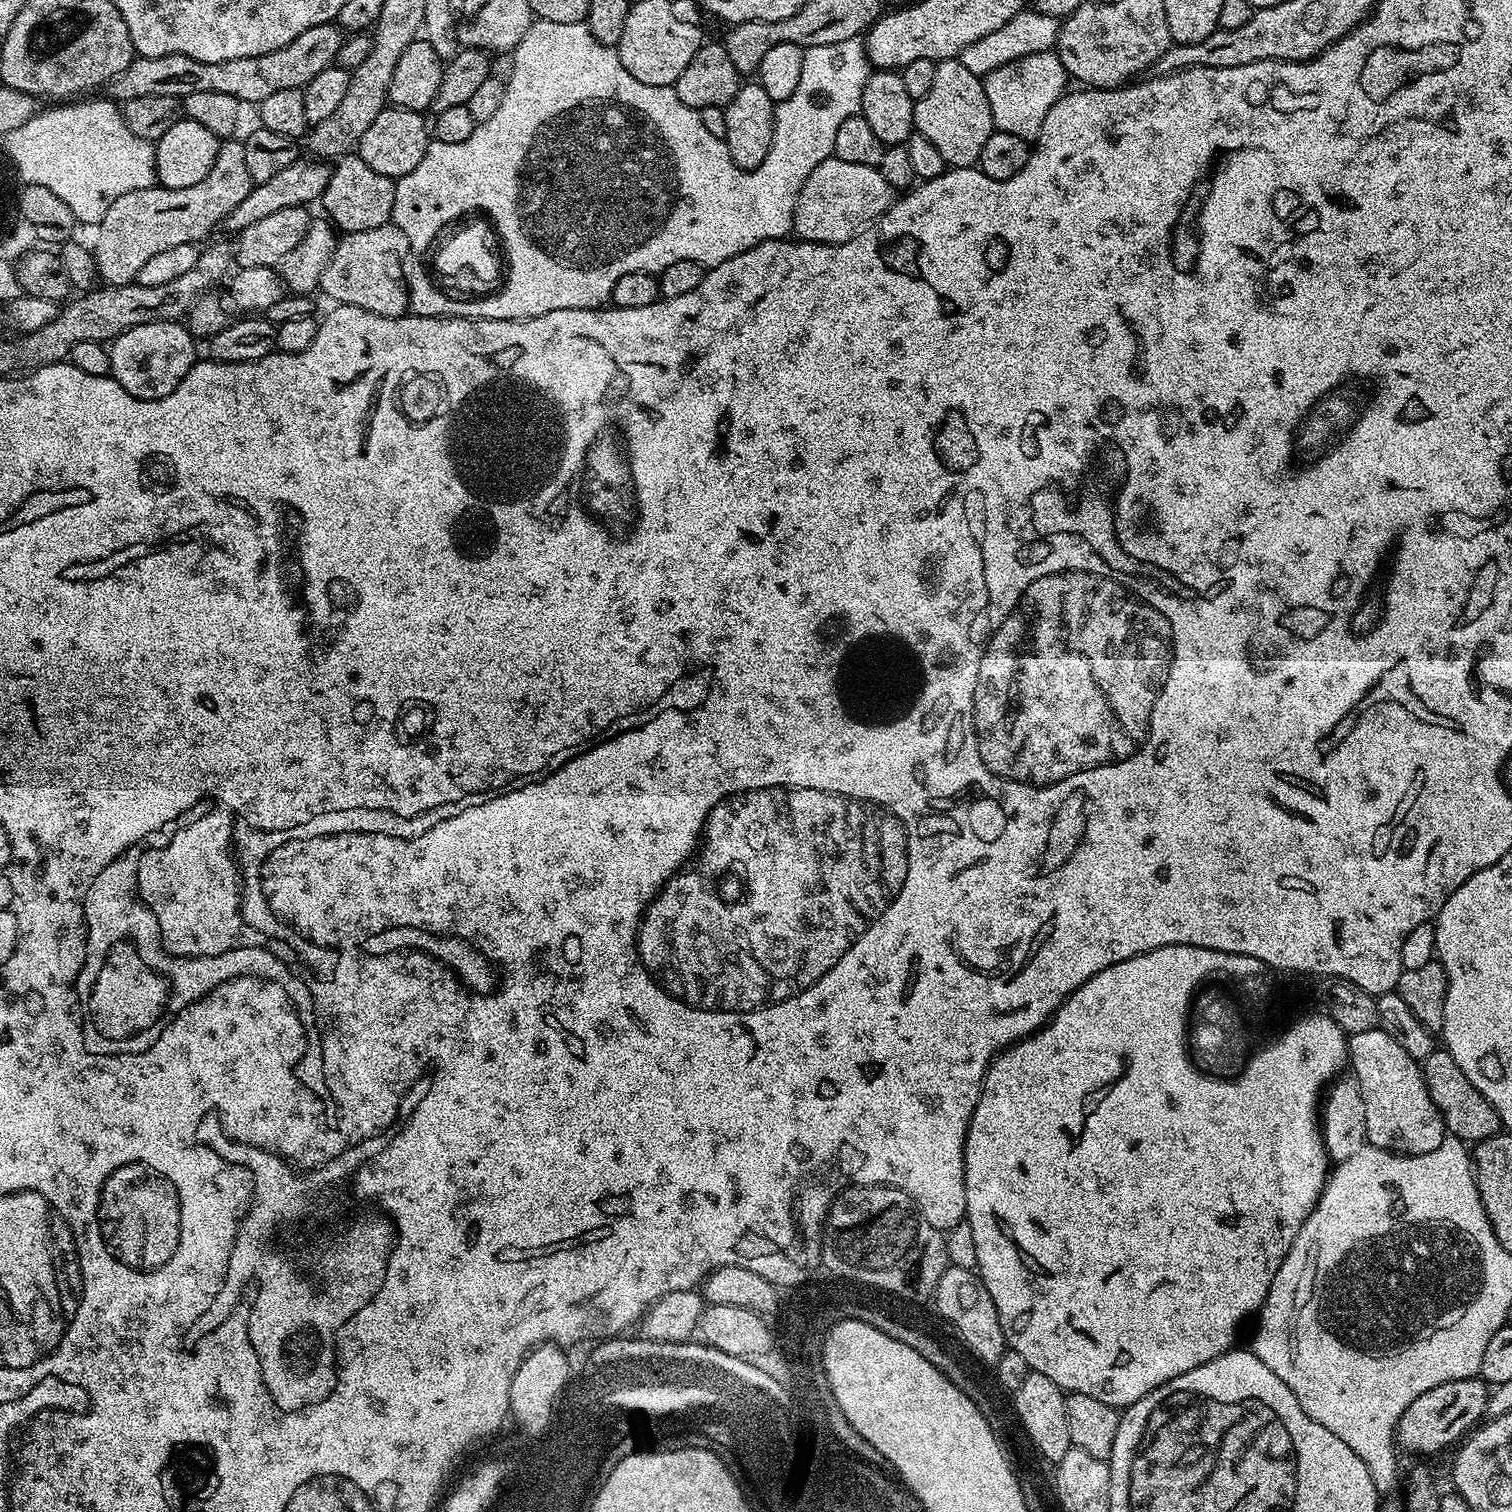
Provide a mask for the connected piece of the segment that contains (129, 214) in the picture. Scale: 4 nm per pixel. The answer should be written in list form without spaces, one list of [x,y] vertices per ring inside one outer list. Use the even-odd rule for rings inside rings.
[[[228,138],[221,143],[218,158],[202,182],[181,188],[153,186],[122,194],[122,198],[116,199],[110,210],[106,210],[98,225],[96,248],[94,244],[97,277],[113,288],[130,284],[154,254],[174,250],[174,246],[199,245],[200,240],[207,241],[207,236],[223,225],[226,214],[250,194],[253,186],[250,170],[246,170],[243,143]]]

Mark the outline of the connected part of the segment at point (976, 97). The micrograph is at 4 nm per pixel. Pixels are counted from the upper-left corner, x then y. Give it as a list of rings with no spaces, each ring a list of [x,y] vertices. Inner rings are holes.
[[[959,58],[942,60],[934,70],[934,82],[930,91],[915,101],[914,128],[921,132],[942,154],[945,165],[953,168],[971,168],[986,146],[986,138],[994,131],[990,102],[986,102],[984,81],[975,76]]]

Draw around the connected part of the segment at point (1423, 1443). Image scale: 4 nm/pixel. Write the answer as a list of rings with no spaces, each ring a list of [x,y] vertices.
[[[1479,1378],[1440,1382],[1438,1386],[1434,1386],[1434,1390],[1426,1390],[1426,1394],[1414,1398],[1414,1402],[1406,1406],[1398,1420],[1395,1443],[1408,1452],[1440,1452],[1443,1448],[1451,1449],[1457,1442],[1463,1441],[1485,1417],[1489,1391],[1489,1385]]]

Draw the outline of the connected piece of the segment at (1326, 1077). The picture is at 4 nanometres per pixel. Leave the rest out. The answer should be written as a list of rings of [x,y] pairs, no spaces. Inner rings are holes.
[[[1175,944],[1174,946],[1162,946],[1158,950],[1150,950],[1146,954],[1138,954],[1134,958],[1126,958],[1126,962],[1114,962],[1114,966],[1106,966],[1106,970],[1098,970],[1094,978],[1082,982],[1078,990],[1074,990],[1064,999],[1062,1006],[1048,1019],[1043,1028],[1023,1040],[1004,1049],[999,1056],[993,1060],[984,1075],[984,1085],[978,1098],[978,1106],[974,1106],[974,1114],[970,1118],[970,1126],[964,1143],[964,1181],[966,1182],[966,1222],[970,1231],[974,1233],[974,1247],[978,1253],[978,1262],[975,1271],[980,1280],[986,1286],[990,1298],[994,1298],[994,1306],[998,1310],[998,1318],[1004,1327],[1004,1338],[1007,1347],[1013,1352],[1022,1354],[1026,1358],[1029,1369],[1038,1374],[1046,1374],[1050,1382],[1054,1382],[1065,1393],[1087,1394],[1089,1398],[1098,1398],[1098,1402],[1106,1402],[1118,1410],[1123,1410],[1129,1404],[1138,1402],[1147,1394],[1153,1392],[1158,1386],[1178,1378],[1178,1374],[1186,1374],[1222,1354],[1233,1351],[1236,1335],[1244,1324],[1247,1316],[1255,1317],[1264,1305],[1266,1294],[1270,1290],[1270,1282],[1274,1282],[1274,1274],[1278,1266],[1286,1258],[1290,1246],[1294,1246],[1294,1238],[1298,1238],[1298,1230],[1306,1222],[1306,1218],[1314,1210],[1314,1206],[1320,1200],[1324,1192],[1325,1183],[1330,1175],[1330,1159],[1324,1146],[1324,1138],[1321,1133],[1321,1113],[1318,1109],[1322,1104],[1322,1090],[1327,1089],[1331,1080],[1337,1075],[1340,1067],[1349,1063],[1348,1059],[1348,1036],[1339,1028],[1327,1014],[1320,1016],[1304,1016],[1301,1020],[1291,1021],[1287,1025],[1288,1036],[1276,1044],[1276,1048],[1268,1048],[1252,1068],[1248,1068],[1248,1076],[1240,1080],[1240,1084],[1212,1084],[1196,1076],[1192,1068],[1188,1068],[1188,1060],[1184,1060],[1184,1044],[1180,1044],[1180,1028],[1184,1028],[1184,1004],[1188,1004],[1188,992],[1192,992],[1192,984],[1200,980],[1207,972],[1218,970],[1220,972],[1256,972],[1261,968],[1258,958],[1250,958],[1233,952],[1222,950],[1210,950],[1202,946],[1186,946]]]

